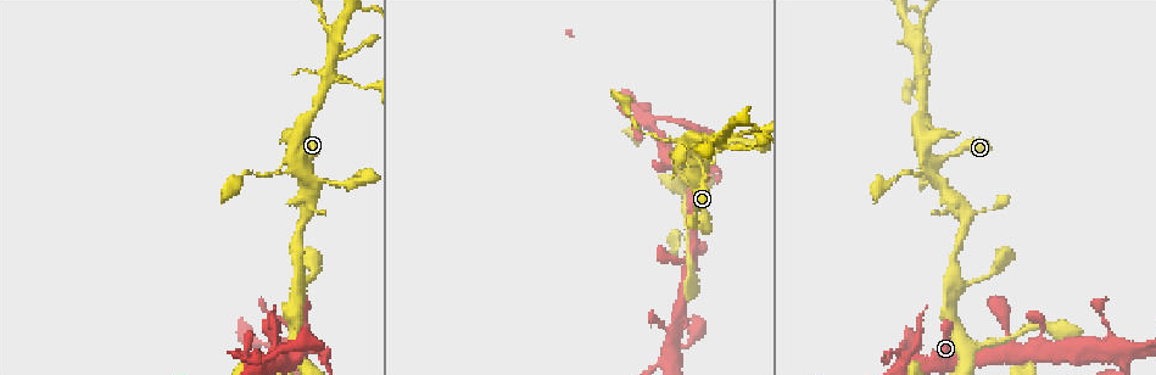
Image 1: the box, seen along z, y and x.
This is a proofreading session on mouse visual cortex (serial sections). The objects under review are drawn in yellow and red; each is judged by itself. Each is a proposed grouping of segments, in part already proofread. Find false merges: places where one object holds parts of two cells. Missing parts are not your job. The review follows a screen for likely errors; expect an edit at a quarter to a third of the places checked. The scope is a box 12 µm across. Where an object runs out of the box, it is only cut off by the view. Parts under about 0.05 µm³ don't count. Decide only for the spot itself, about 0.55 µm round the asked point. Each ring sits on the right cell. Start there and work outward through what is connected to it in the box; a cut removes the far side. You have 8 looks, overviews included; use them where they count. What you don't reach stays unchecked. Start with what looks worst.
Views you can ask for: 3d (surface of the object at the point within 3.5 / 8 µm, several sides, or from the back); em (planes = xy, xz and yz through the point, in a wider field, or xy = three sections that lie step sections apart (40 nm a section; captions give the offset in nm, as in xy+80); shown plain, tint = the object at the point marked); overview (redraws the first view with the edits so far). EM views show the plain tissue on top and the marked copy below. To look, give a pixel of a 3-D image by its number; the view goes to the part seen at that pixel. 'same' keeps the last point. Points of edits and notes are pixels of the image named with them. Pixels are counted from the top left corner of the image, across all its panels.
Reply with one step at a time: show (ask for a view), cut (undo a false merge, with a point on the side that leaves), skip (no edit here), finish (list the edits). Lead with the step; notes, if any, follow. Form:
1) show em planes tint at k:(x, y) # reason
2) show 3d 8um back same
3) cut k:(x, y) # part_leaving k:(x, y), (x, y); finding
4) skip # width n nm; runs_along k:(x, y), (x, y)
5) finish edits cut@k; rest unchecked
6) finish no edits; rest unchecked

show 3d 3.5um at 1:(699, 158)

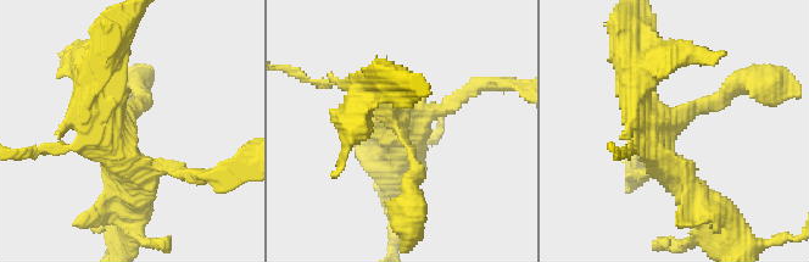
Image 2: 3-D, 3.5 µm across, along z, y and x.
show em xy step 3 tint at 2:(675, 123) # need the tissue

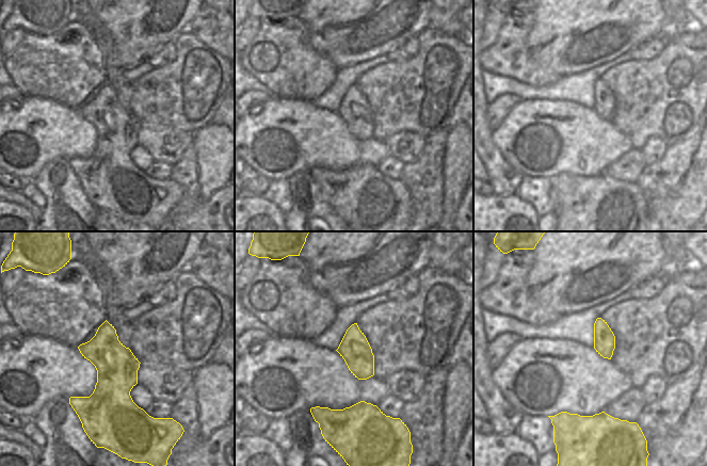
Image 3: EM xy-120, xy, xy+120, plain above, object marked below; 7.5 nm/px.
skip # runs_along 2:(735, 83), (660, 139), (692, 191); all the same cell

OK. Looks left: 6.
show 3d 8um at 1:(924, 78) # abrupt turn

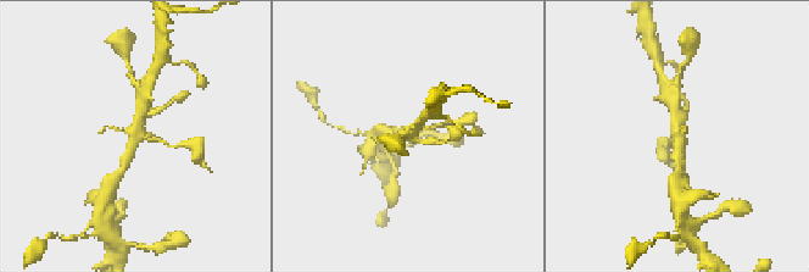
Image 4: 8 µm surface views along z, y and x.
show em xy step 1 tint at 4:(678, 136)

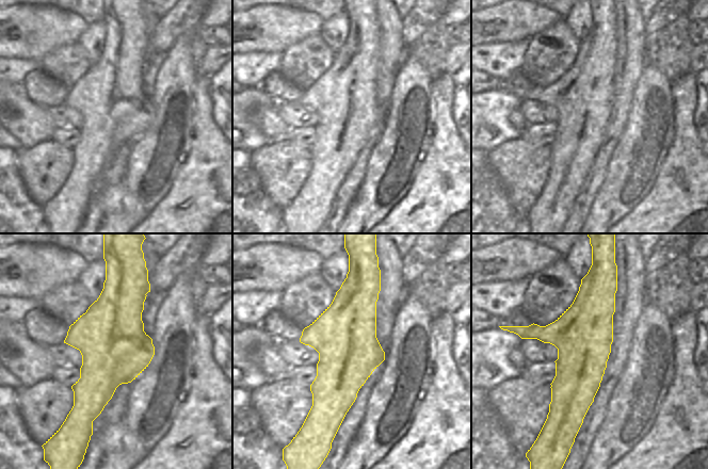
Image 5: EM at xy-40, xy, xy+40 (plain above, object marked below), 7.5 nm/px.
skip # one cell here

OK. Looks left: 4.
show 3d 3.5um at 1:(907, 359) # sharp bend

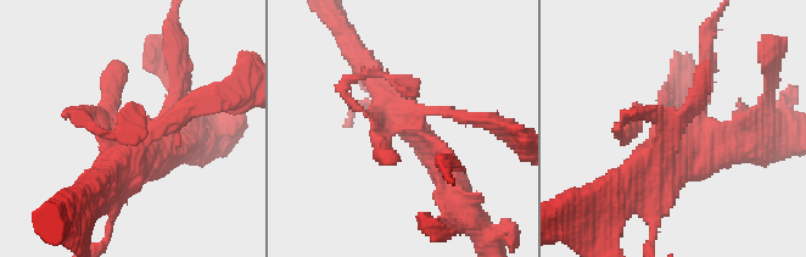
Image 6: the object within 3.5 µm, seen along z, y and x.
show em xy step 1 tint at 6:(107, 124) # now the EM

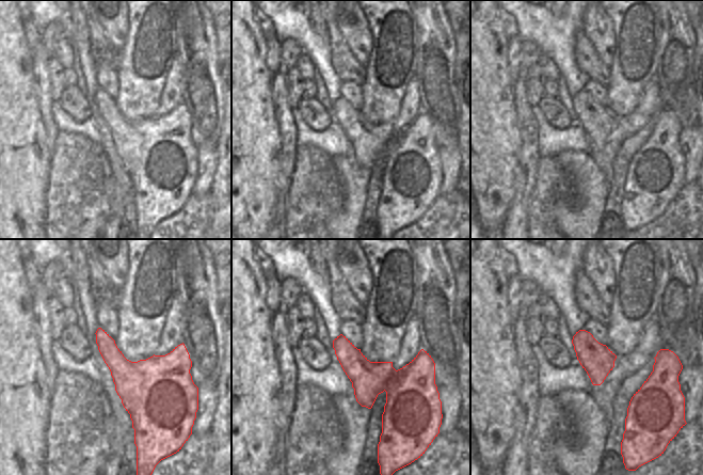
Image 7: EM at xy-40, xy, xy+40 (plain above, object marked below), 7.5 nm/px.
skip # runs_along 6:(430, 147), (358, 79); one cell here

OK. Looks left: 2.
finish no edits; rest unchecked

